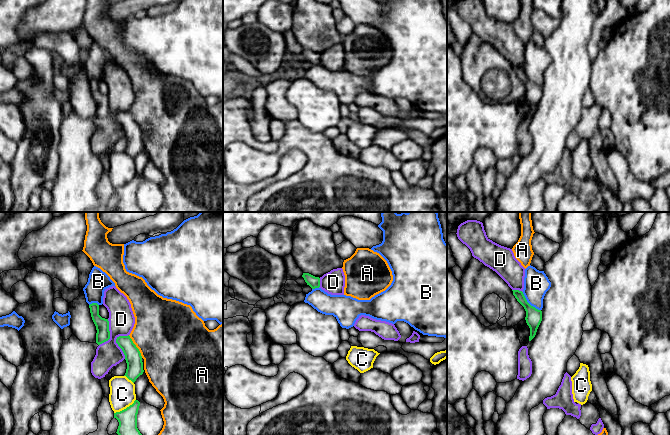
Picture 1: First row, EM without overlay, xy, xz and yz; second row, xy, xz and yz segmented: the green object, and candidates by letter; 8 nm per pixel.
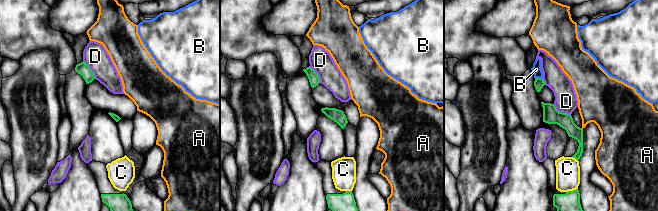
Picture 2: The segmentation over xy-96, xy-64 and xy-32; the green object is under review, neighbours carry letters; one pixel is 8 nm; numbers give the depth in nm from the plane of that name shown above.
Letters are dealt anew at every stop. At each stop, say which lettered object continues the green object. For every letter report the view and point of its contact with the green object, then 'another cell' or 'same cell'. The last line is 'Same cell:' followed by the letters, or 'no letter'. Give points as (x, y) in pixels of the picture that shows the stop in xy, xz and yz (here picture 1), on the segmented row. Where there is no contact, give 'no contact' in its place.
A: contact xy (135, 346); another cell
B: contact yz (528, 303); another cell
C: contact xy (126, 408); another cell
D: contact xy (116, 342); another cell
Same cell: no letter

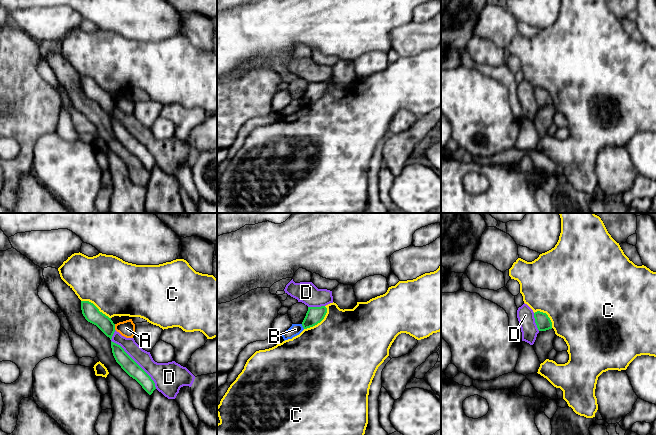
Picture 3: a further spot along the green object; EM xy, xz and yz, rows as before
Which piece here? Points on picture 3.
A: contact xy (114, 327); another cell
B: contact xz (302, 325); another cell
C: contact xz (319, 322); another cell
D: contact xy (131, 358); another cell
Same cell: no letter

